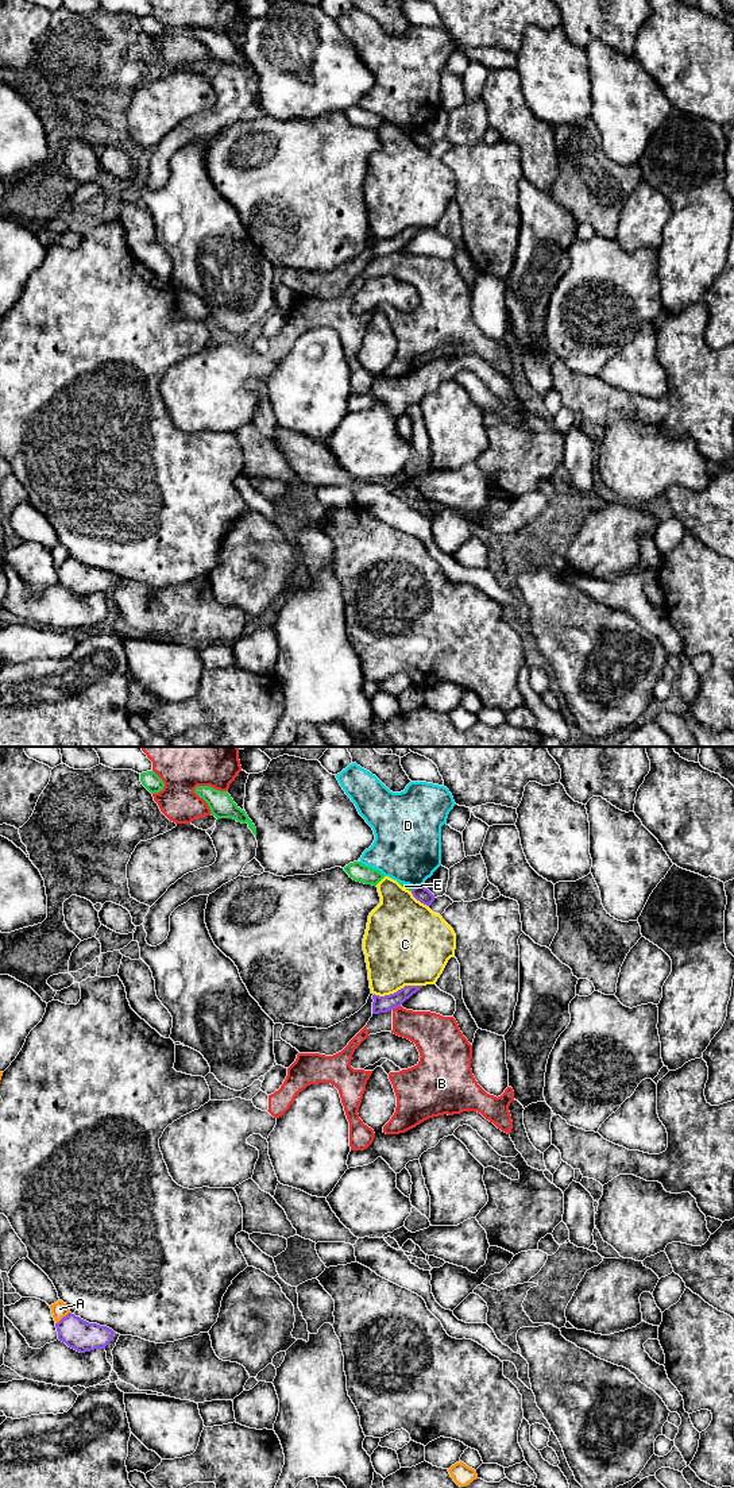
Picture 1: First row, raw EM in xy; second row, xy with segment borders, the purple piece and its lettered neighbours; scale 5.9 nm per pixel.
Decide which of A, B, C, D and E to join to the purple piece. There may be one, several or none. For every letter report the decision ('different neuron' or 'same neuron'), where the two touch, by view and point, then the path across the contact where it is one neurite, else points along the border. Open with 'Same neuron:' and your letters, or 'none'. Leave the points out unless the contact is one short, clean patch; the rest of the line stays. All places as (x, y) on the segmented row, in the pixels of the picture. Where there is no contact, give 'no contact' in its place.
Same neuron: none
A: different neuron; contact xy (64, 1317)
B: different neuron; contact xy (396, 1007)
C: different neuron; contact xy (398, 990)
D: different neuron; contact xy (417, 886); border xy (422, 883), (413, 887)
E: different neuron; contact xy (413, 889); border xy (413, 887), (410, 890)

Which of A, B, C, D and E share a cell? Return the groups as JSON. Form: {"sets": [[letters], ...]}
{"sets": [["A"], ["B"], ["C"], ["D"], ["E"]]}

